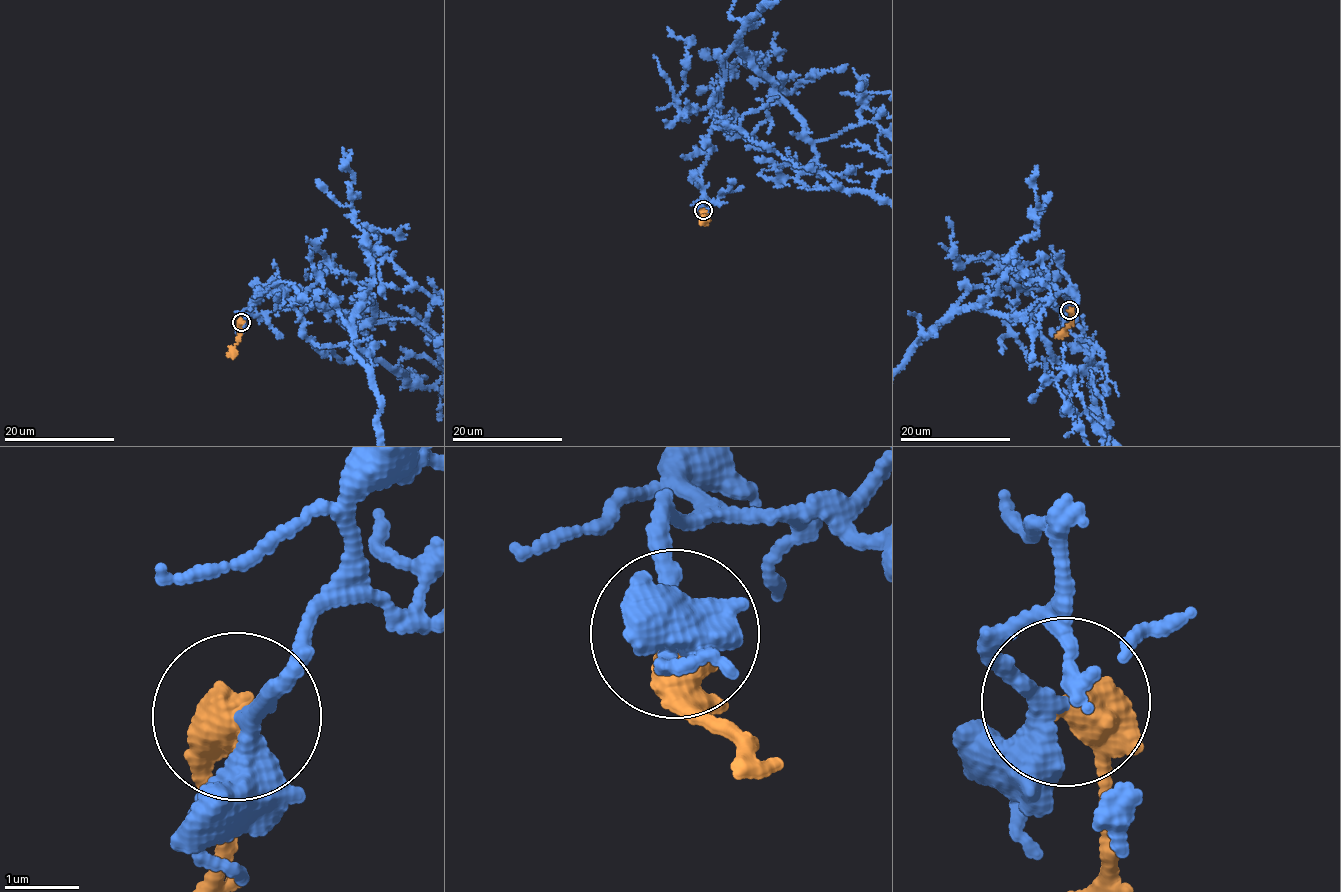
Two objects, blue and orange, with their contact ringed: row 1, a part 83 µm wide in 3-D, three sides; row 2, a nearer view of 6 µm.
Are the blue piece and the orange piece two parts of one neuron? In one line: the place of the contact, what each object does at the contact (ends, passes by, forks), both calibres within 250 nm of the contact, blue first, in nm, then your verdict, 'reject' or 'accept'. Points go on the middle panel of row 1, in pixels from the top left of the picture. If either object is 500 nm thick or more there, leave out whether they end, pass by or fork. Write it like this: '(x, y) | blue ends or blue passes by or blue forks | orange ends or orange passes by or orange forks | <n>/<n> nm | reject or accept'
(703, 210) | 300/550 nm | accept

